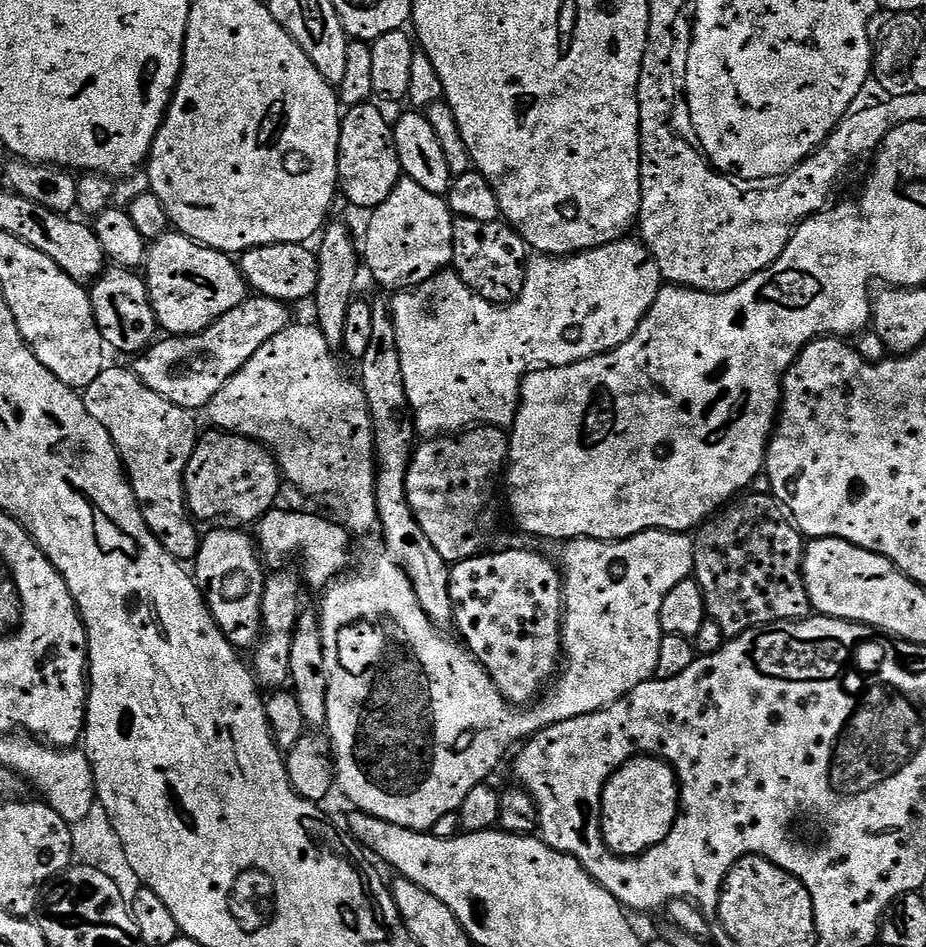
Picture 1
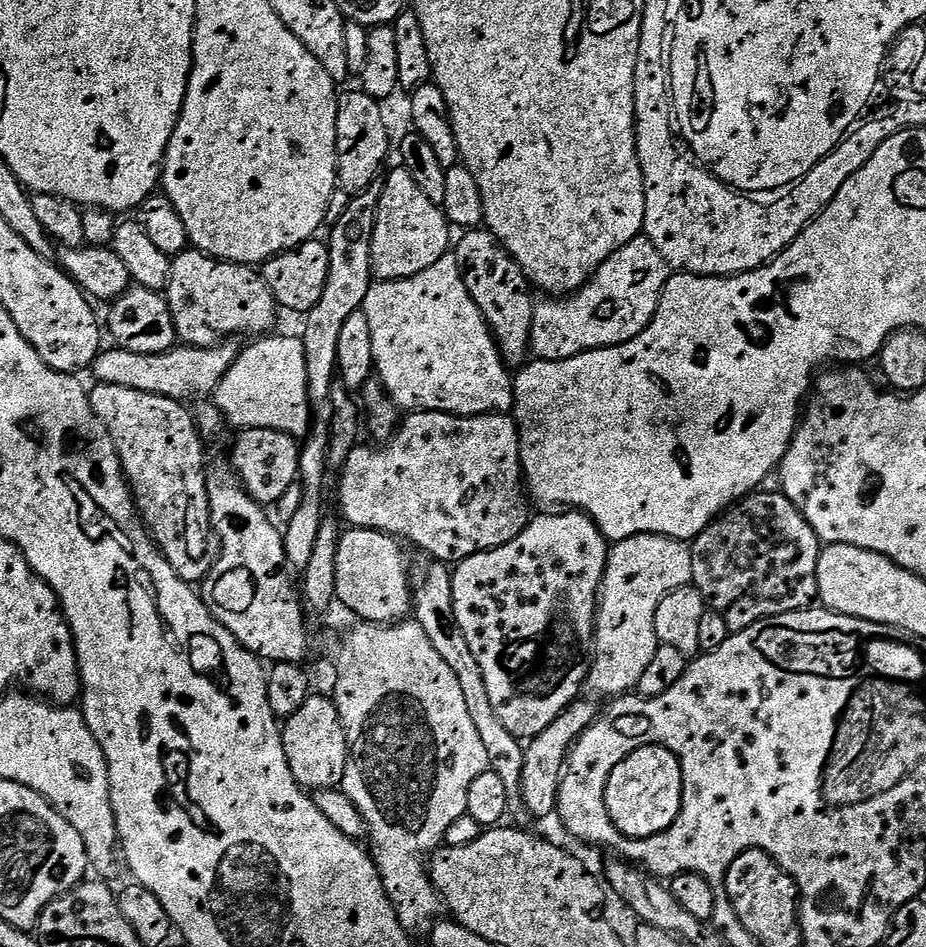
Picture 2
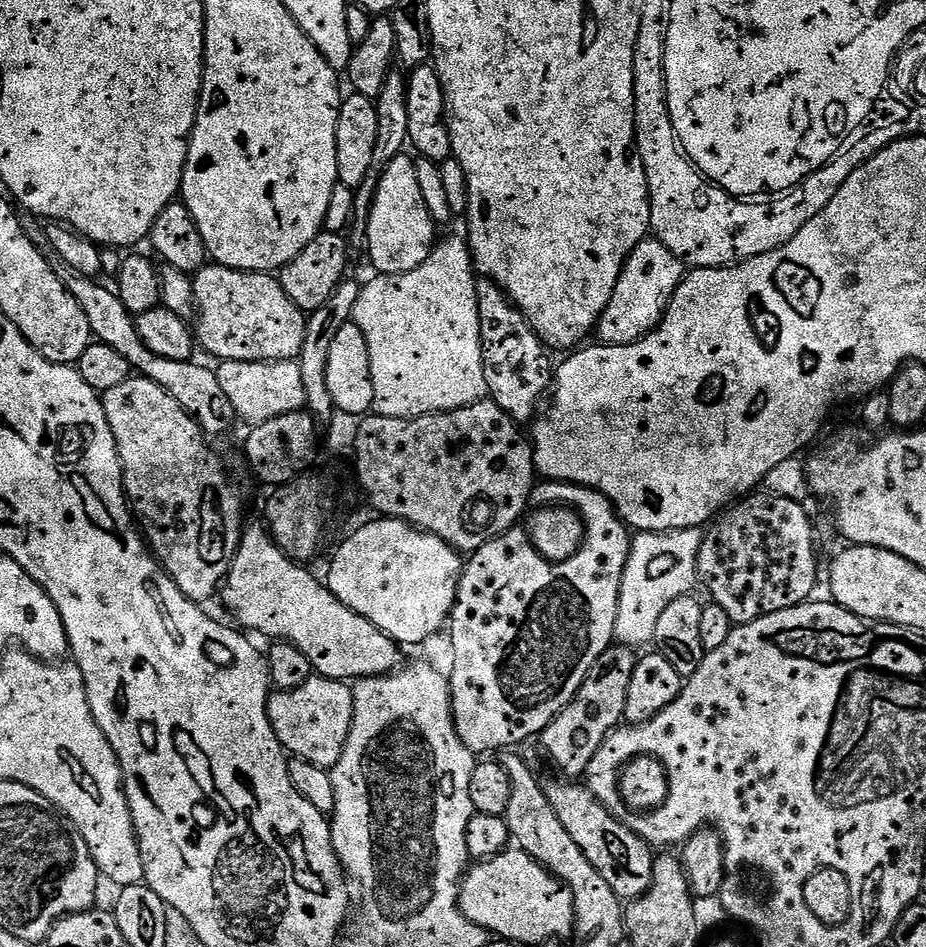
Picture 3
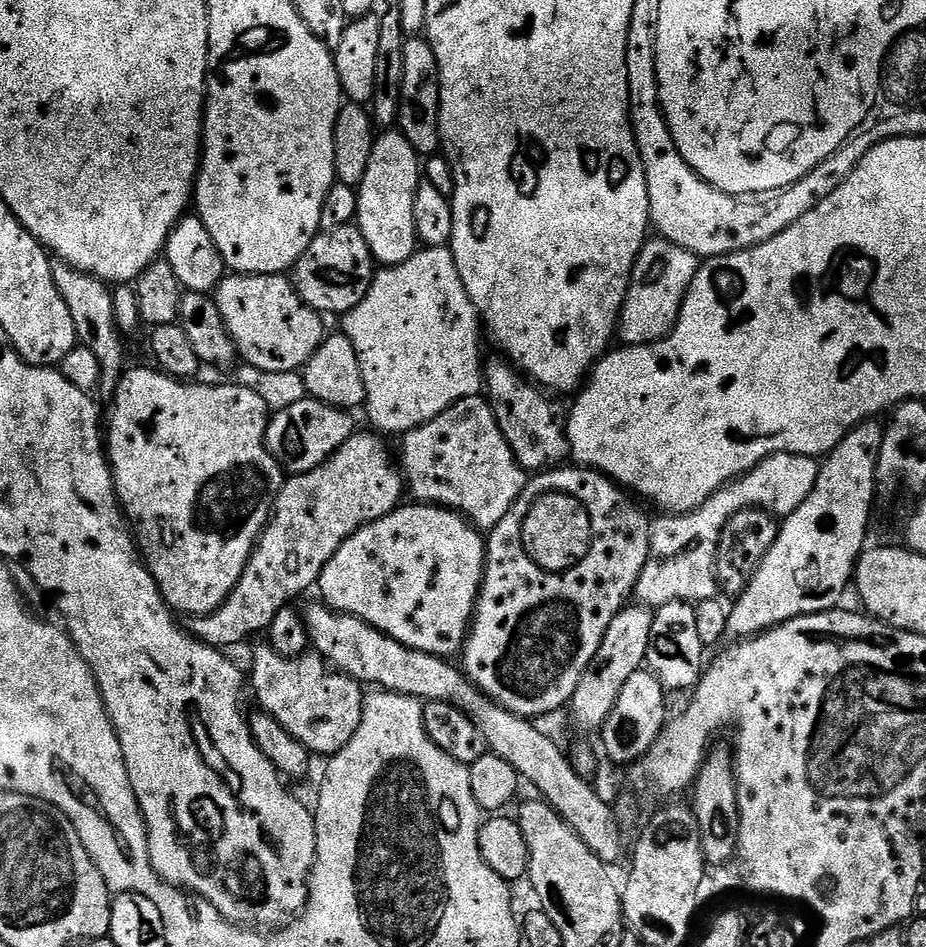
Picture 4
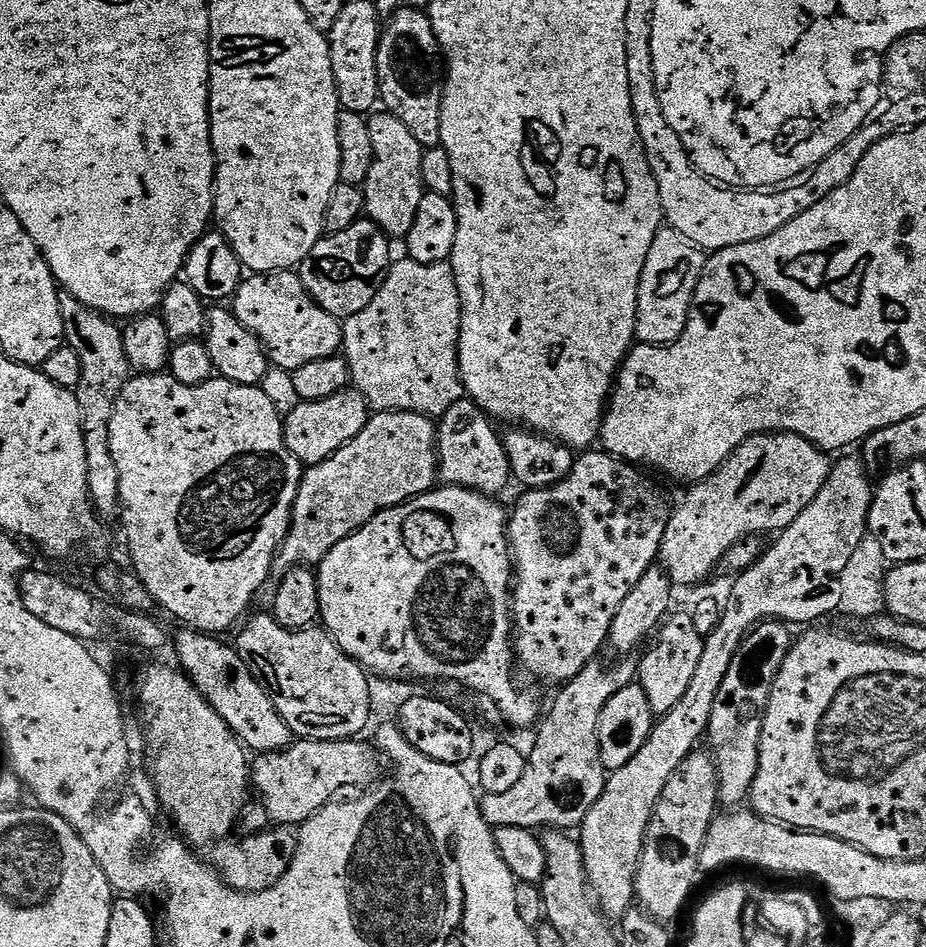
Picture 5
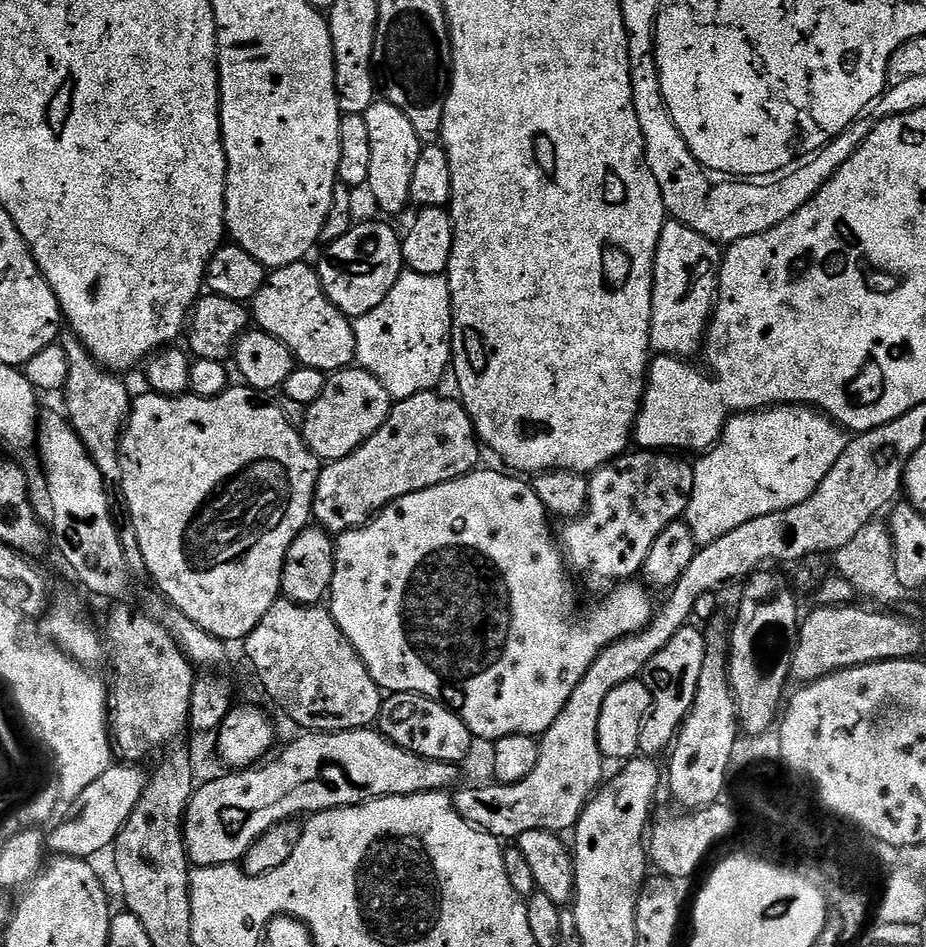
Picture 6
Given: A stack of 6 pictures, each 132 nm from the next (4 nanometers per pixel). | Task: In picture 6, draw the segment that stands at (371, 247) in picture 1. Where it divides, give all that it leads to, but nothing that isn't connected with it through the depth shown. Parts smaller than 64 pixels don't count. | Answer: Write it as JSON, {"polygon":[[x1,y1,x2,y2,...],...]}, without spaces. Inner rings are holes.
{"polygon":[[383,98,373,102,363,115,366,130,370,133,370,178,366,185,372,191,372,200,385,212,383,215,396,216,404,207,409,207,412,195,410,182,414,182,414,166,418,166,421,143,410,118]]}

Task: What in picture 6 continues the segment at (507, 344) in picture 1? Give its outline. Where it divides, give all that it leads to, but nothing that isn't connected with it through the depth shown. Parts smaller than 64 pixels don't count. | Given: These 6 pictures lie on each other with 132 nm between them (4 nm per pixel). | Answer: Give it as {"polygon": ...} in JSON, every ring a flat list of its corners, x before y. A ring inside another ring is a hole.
{"polygon":[[674,219,665,223,652,271,650,338,659,355,689,358,701,351,716,303,721,259,721,249,713,240],[407,270,401,272,398,282,382,298,382,306,374,306,370,314,355,317,356,359,392,396,393,401,405,400,414,394,433,391,436,383,449,371,452,359,452,299,444,276,418,274]]}

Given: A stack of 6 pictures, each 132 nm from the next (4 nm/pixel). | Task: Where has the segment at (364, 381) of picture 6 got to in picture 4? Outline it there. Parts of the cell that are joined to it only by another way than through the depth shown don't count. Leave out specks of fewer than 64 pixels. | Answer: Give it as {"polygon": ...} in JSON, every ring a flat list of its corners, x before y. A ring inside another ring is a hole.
{"polygon":[[305,398,294,406,279,409,268,421,266,447,288,474,312,472,329,458,357,431,351,411,335,408,321,400]]}

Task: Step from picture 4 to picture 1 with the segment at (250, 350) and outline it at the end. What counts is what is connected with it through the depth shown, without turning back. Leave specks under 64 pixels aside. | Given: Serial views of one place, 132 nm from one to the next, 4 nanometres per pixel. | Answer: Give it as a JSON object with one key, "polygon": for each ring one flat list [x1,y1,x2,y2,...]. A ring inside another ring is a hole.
{"polygon":[[175,230,168,231,149,247,147,268,146,283,156,323,163,331,165,328,168,336,193,336,206,330,250,295,239,263,229,253,207,248]]}

